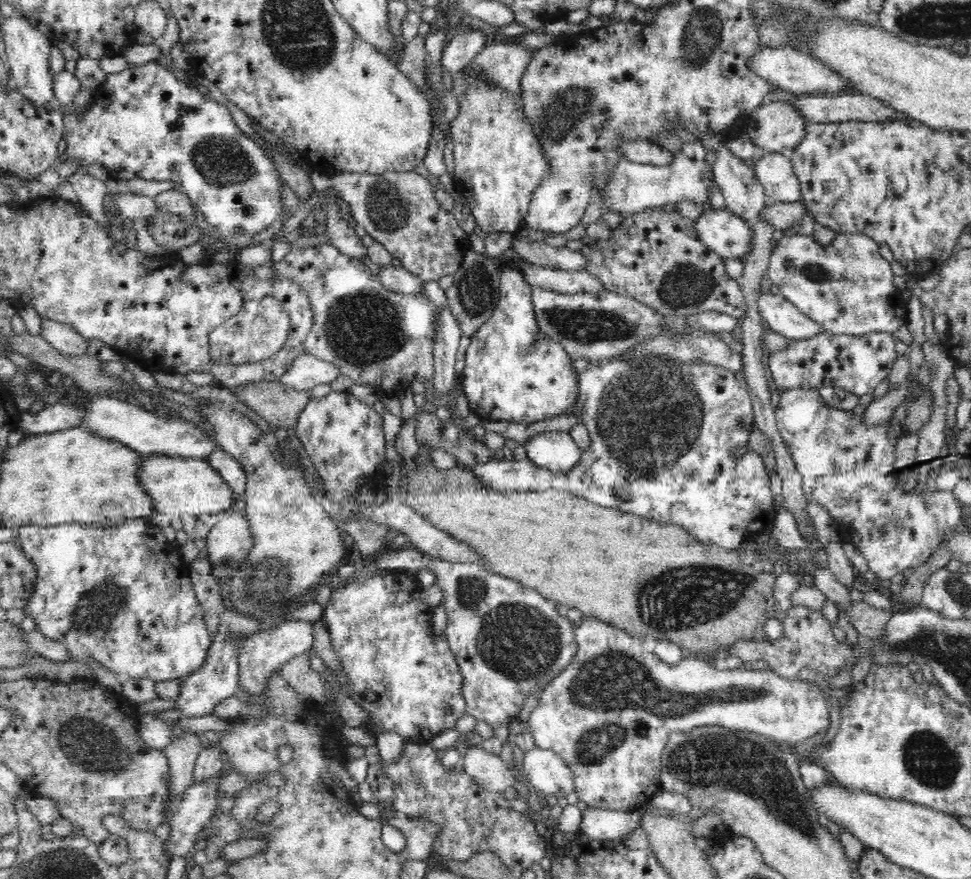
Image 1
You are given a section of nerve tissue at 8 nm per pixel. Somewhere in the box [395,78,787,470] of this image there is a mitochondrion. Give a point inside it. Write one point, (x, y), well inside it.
(581, 325)

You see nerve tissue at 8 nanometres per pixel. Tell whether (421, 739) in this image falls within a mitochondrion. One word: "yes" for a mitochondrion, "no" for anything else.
no

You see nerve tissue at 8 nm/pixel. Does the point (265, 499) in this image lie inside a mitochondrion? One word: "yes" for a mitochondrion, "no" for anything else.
no

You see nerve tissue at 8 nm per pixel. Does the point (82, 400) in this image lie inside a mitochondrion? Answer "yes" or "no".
no

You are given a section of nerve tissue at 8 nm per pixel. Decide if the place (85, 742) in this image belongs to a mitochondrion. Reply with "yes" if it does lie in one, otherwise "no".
yes

